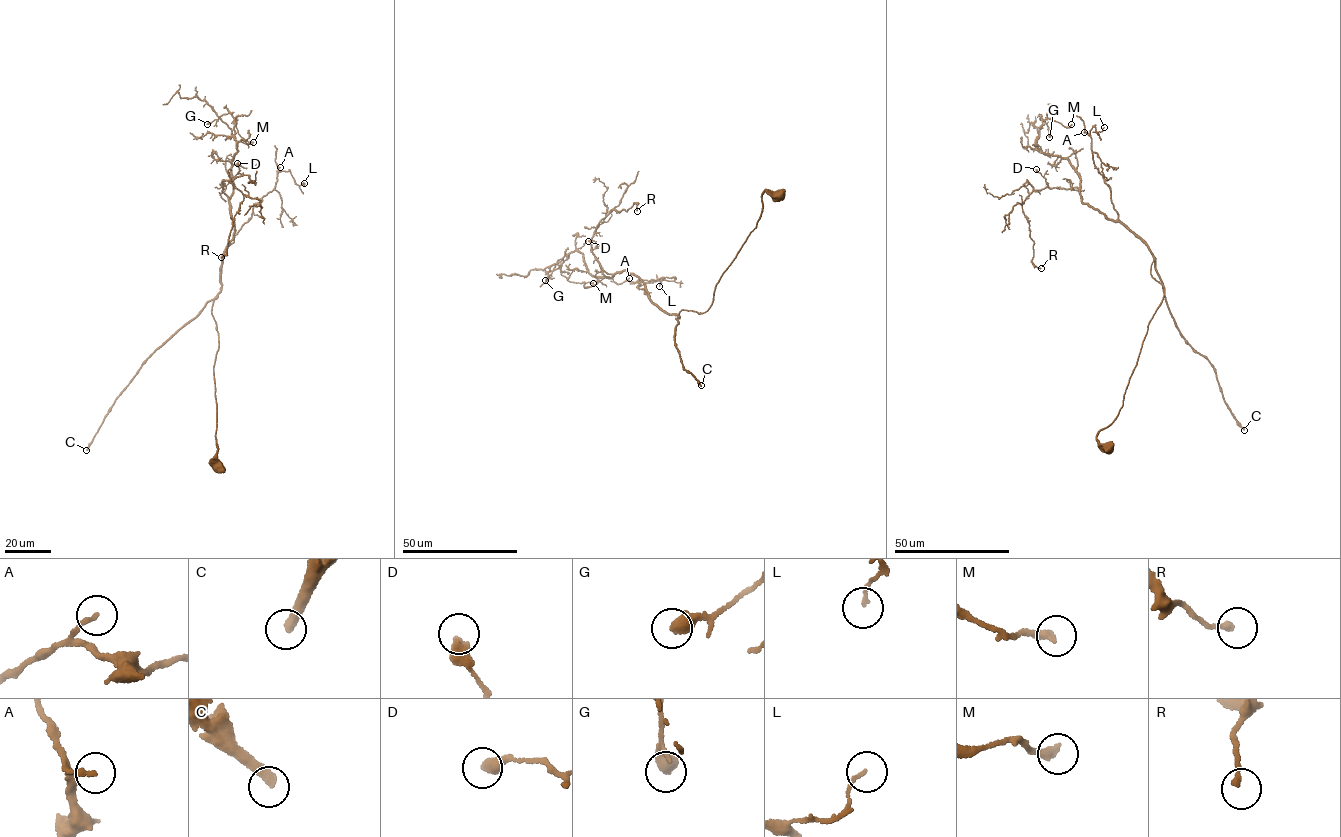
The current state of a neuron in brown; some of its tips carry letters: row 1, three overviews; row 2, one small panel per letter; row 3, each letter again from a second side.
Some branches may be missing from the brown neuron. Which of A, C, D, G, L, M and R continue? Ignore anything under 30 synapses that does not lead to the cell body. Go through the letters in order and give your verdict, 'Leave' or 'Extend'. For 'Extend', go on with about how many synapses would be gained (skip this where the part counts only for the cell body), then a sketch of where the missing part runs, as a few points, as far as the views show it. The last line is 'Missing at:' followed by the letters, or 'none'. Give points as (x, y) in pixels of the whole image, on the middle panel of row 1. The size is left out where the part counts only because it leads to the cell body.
A: Leave
C: Extend. Roughly 400 synapses
D: Leave
G: Leave
L: Leave
M: Leave
R: Leave
Missing at: C

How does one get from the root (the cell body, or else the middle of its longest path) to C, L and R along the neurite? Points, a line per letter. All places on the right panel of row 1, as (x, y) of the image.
C: (1108, 447), (1096, 433), (1122, 405), (1164, 295), (1151, 274), (1154, 261), (1180, 332), (1210, 361), (1244, 430)
L: (1108, 447), (1096, 433), (1122, 405), (1164, 287), (1094, 165), (1090, 130), (1104, 127)
R: (1108, 447), (1096, 433), (1122, 405), (1164, 295), (1153, 258), (1079, 189), (1046, 187), (1022, 205), (1041, 268)

